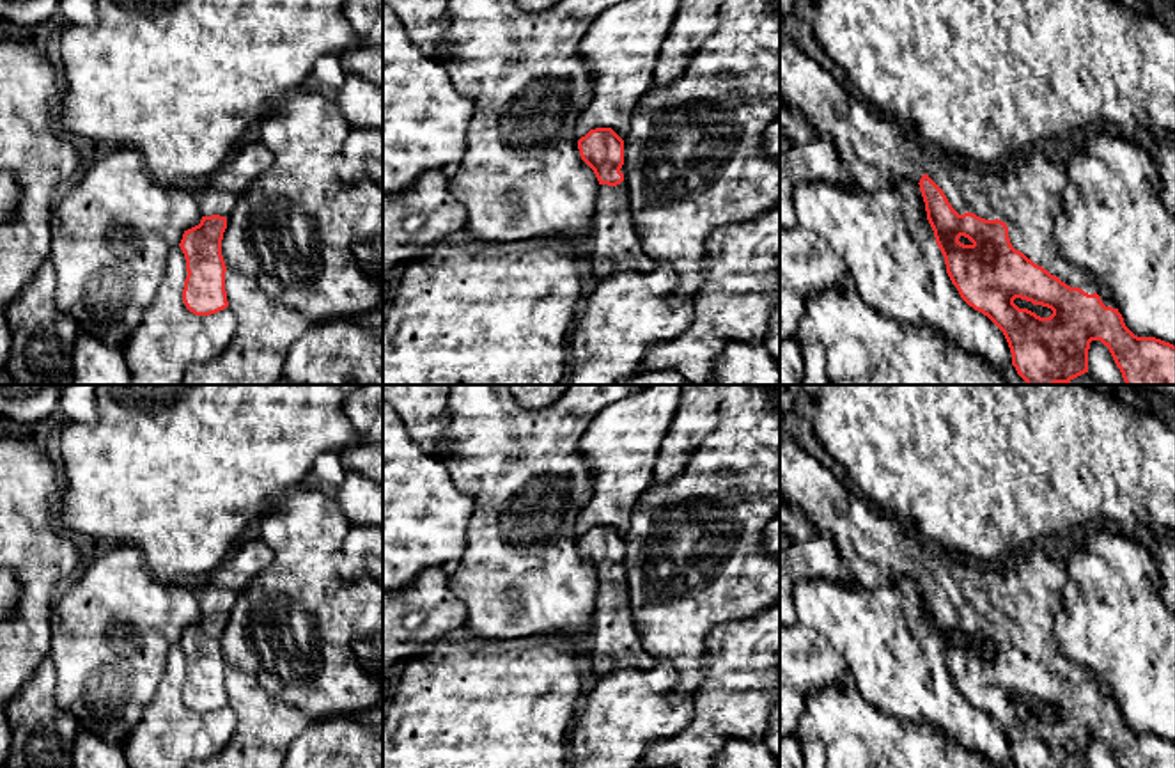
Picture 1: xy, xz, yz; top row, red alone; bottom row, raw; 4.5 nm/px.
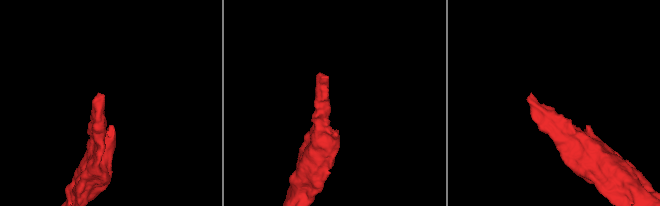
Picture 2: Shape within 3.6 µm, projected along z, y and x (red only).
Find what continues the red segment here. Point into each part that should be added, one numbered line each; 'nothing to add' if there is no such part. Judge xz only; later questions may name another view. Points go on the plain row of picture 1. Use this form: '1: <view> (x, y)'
1: xz (615, 593)

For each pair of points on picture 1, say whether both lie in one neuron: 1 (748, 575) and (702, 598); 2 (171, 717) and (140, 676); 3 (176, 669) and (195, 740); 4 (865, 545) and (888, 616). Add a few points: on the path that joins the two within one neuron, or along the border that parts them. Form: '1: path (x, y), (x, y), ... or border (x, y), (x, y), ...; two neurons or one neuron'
1: path (738, 575), (725, 575), (713, 587); one neuron
2: border (165, 655), (165, 673), (155, 697), (144, 708); two neurons
3: path (172, 687), (172, 717), (178, 722); one neuron
4: border (860, 584), (890, 586); two neurons

